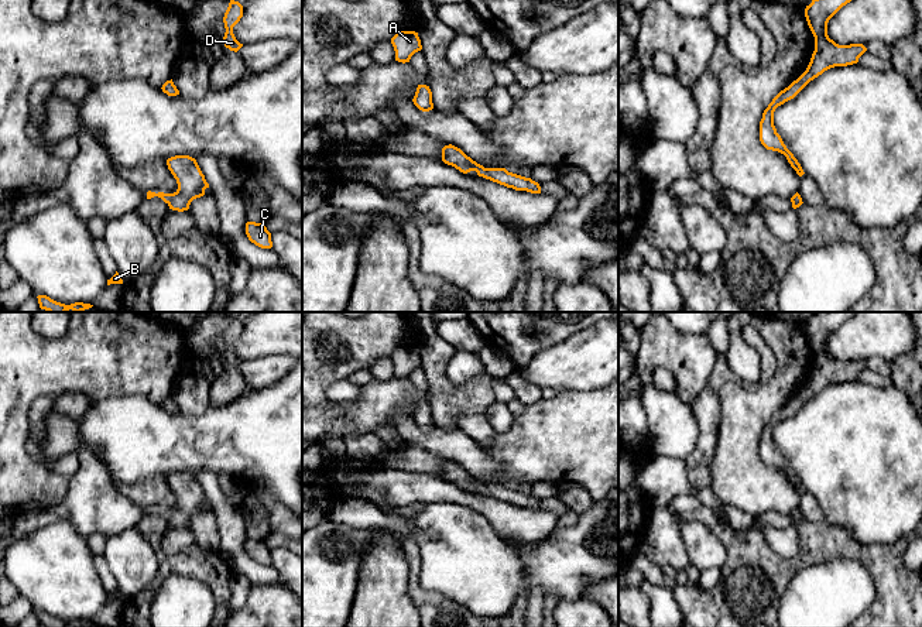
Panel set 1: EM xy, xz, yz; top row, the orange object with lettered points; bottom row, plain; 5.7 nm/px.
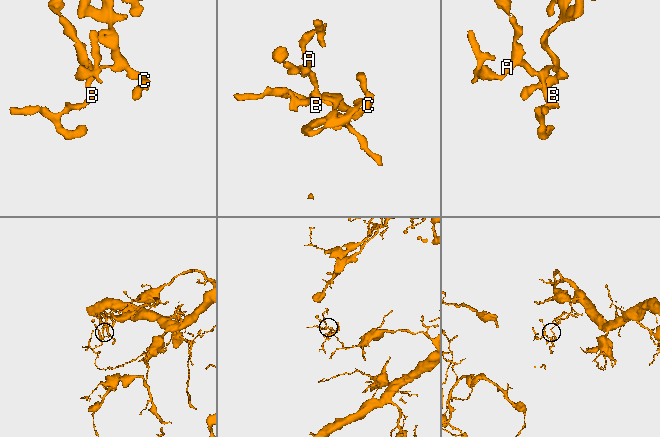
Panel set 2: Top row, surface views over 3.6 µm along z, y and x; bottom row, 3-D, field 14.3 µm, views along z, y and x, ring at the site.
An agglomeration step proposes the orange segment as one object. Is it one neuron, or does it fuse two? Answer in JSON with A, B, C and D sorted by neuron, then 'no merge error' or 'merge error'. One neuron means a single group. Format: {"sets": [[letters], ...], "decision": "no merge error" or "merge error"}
{"sets": [["A", "B", "C", "D"]], "decision": "no merge error"}

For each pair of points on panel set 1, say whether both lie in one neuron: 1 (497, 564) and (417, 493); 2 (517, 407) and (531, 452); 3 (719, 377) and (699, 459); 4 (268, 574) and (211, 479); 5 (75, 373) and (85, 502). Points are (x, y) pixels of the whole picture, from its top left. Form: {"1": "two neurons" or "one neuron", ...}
{"1": "two neurons", "2": "two neurons", "3": "one neuron", "4": "one neuron", "5": "two neurons"}

